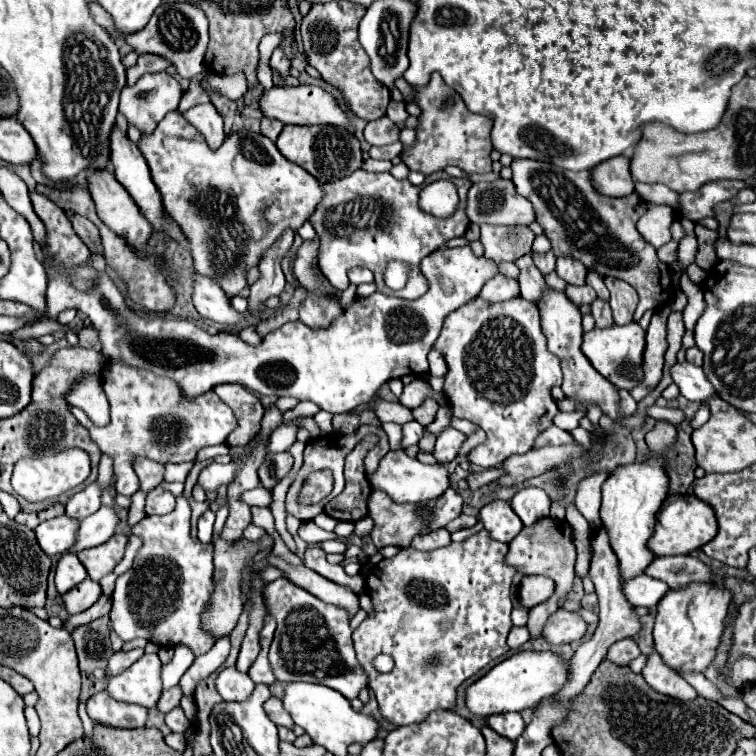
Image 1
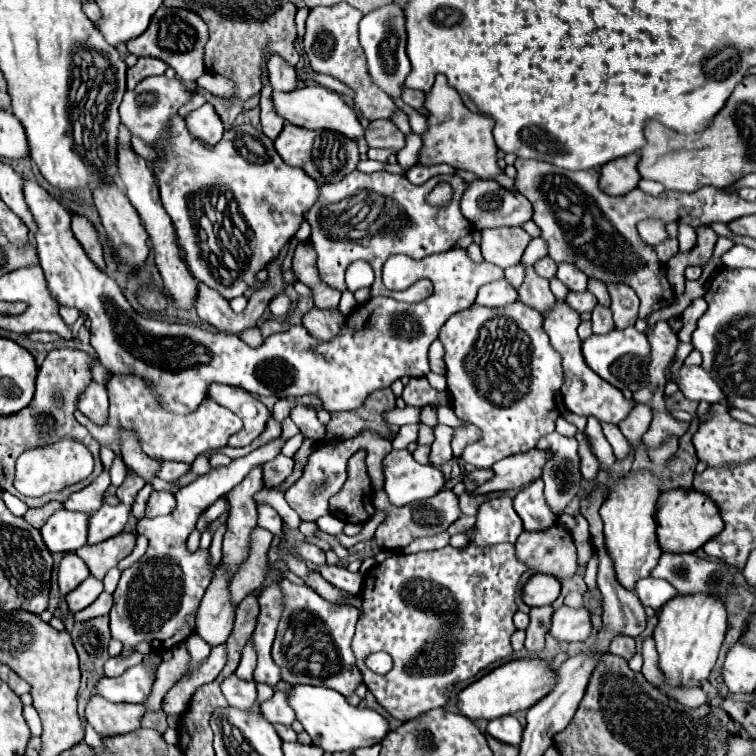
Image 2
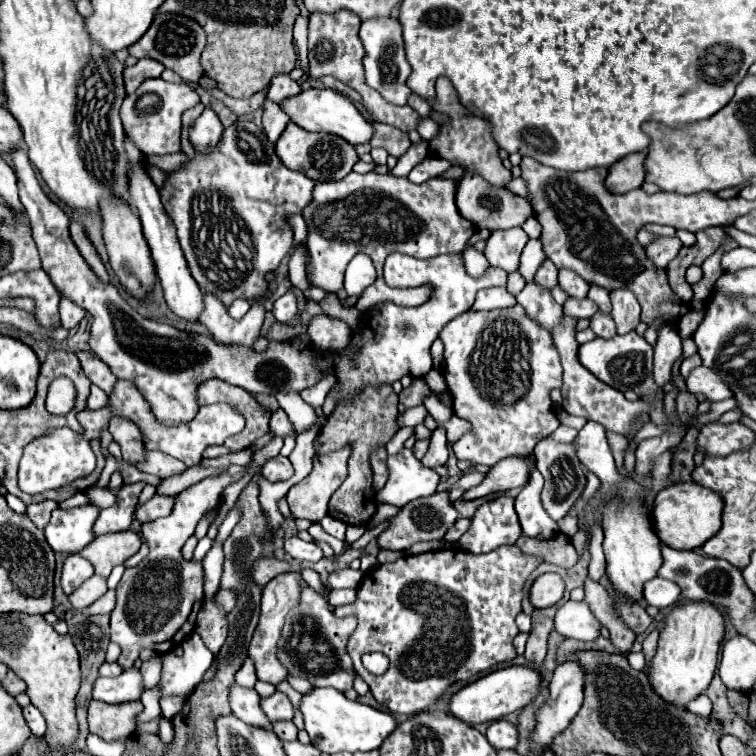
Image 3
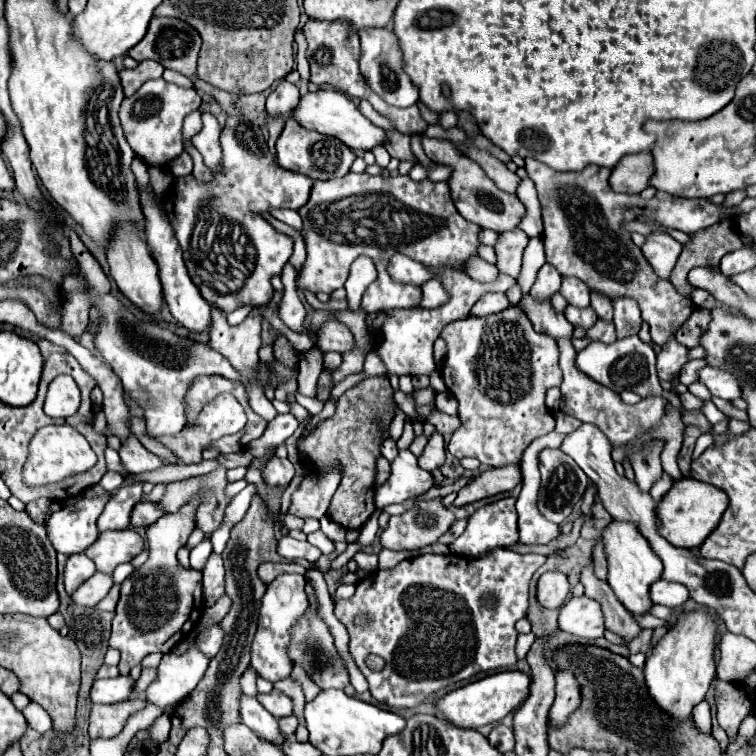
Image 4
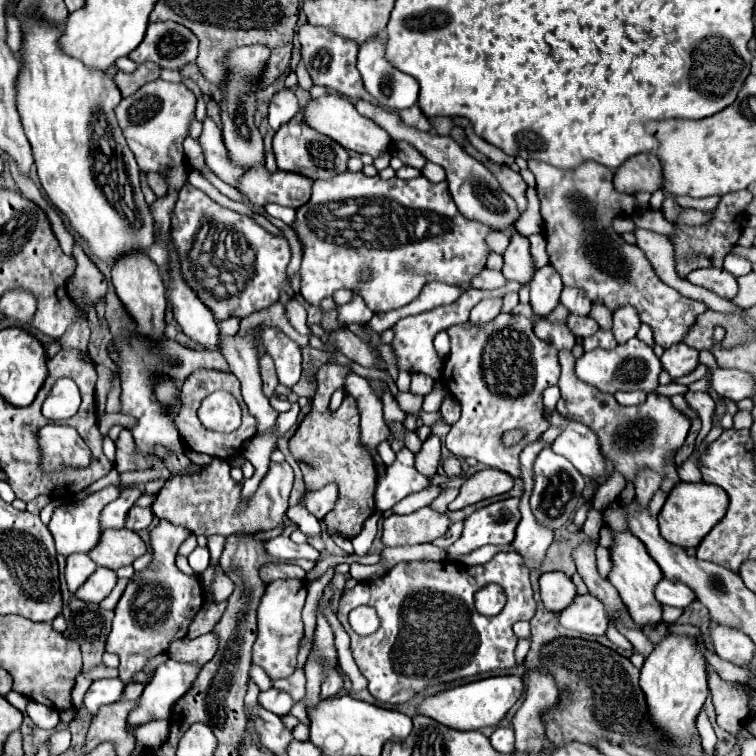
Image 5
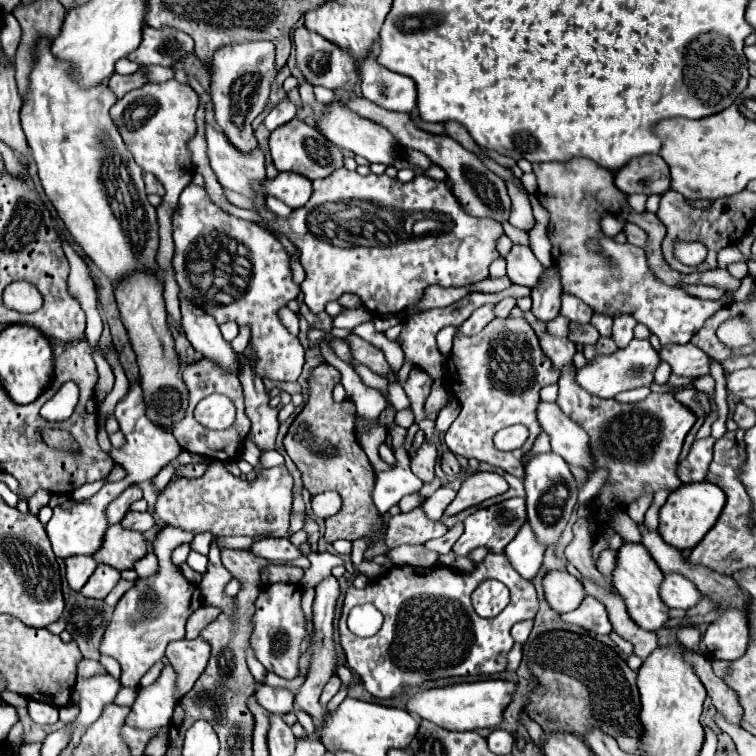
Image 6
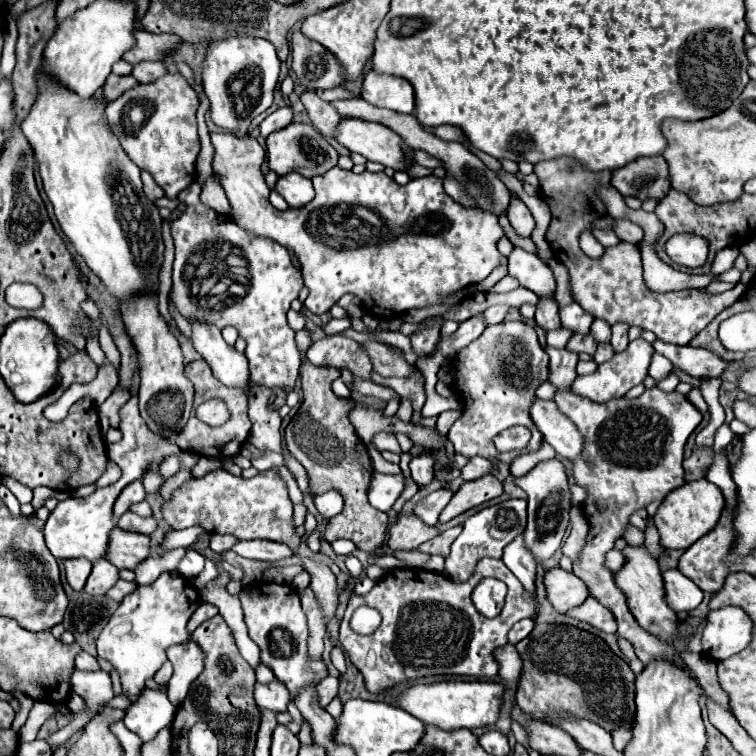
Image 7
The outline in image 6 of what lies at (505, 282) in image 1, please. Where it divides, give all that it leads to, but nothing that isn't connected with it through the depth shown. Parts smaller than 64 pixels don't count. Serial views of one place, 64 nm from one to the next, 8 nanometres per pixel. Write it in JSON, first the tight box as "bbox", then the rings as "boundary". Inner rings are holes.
{"bbox":[460,304,494,336],"boundary":[[[490,304],[478,308],[478,310],[460,326],[460,334],[462,334],[462,336],[476,336],[476,334],[494,318],[492,308],[494,308],[494,306],[490,306]]]}

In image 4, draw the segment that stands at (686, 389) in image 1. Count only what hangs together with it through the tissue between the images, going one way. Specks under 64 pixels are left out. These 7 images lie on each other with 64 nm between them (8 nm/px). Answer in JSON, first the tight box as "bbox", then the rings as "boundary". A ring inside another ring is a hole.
{"bbox":[700,366,742,400],"boundary":[[[706,366],[700,372],[700,380],[708,386],[712,396],[718,396],[718,398],[724,398],[724,400],[742,398],[740,378],[736,374],[732,374],[732,372],[728,372],[728,370]]]}

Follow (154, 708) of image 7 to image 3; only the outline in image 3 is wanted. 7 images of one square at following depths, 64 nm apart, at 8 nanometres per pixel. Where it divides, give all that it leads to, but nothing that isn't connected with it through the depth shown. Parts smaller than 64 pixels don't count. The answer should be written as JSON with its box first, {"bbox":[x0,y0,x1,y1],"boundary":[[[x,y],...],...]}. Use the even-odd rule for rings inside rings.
{"bbox":[158,632,214,698],"boundary":[[[196,632],[182,642],[182,648],[182,656],[176,656],[174,652],[162,654],[162,680],[158,684],[160,698],[188,696],[214,662],[214,654],[204,646]]]}

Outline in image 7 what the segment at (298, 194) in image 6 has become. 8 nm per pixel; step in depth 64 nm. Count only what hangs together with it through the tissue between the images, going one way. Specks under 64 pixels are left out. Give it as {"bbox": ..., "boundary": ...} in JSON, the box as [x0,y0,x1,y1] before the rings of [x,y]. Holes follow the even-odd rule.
{"bbox":[274,172,314,206],"boundary":[[[290,172],[288,176],[280,176],[274,188],[290,206],[304,206],[314,198],[312,182],[298,172]]]}

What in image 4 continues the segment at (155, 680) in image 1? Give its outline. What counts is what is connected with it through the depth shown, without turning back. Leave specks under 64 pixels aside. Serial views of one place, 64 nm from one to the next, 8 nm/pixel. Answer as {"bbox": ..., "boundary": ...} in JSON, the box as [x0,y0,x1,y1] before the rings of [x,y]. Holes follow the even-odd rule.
{"bbox":[90,676,134,704],"boundary":[[[130,676],[94,680],[90,690],[90,704],[116,704],[130,696],[134,680]]]}

